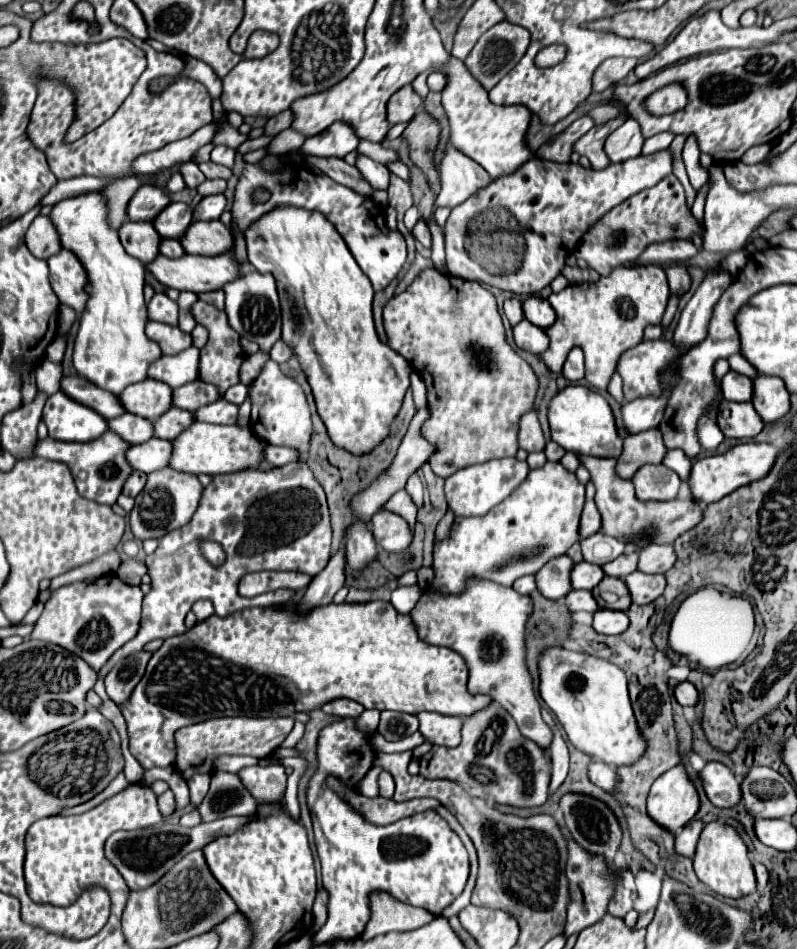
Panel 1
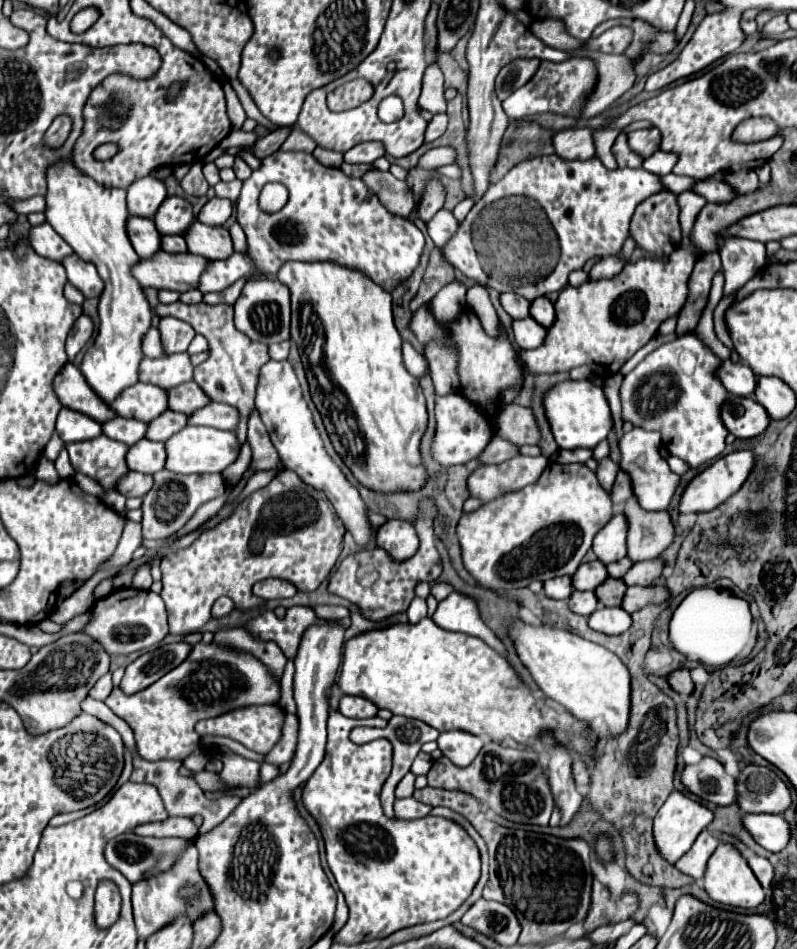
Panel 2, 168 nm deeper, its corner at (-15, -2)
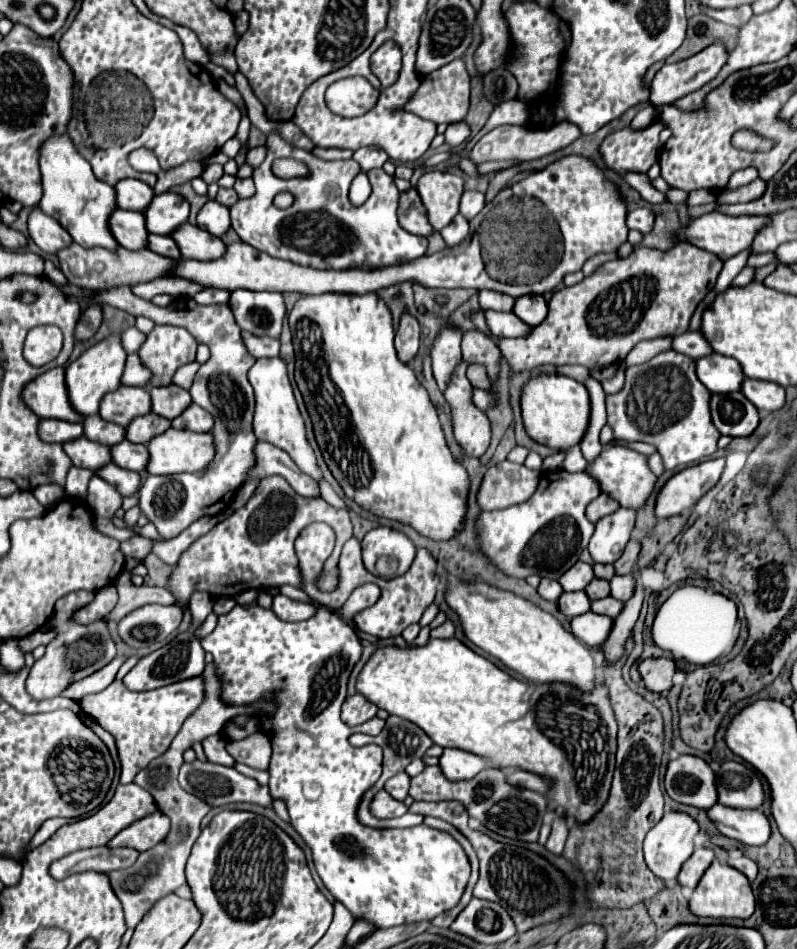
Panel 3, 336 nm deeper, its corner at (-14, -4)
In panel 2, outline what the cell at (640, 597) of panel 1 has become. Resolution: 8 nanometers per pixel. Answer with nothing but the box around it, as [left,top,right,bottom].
[621,584,671,614]

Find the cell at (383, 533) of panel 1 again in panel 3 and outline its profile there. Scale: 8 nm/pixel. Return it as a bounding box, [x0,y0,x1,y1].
[362,526,416,578]

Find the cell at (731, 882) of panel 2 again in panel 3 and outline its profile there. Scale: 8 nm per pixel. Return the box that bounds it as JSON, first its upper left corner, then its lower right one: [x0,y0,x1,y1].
[688,860,756,920]

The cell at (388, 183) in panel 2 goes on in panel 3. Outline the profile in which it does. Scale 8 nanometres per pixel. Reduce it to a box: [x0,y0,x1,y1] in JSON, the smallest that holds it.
[398,188,434,236]

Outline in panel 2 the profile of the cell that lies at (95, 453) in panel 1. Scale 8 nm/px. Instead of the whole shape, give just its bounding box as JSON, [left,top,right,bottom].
[65,436,129,514]

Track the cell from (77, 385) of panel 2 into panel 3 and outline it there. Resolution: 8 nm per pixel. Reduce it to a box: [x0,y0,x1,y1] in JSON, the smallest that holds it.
[22,368,84,422]

